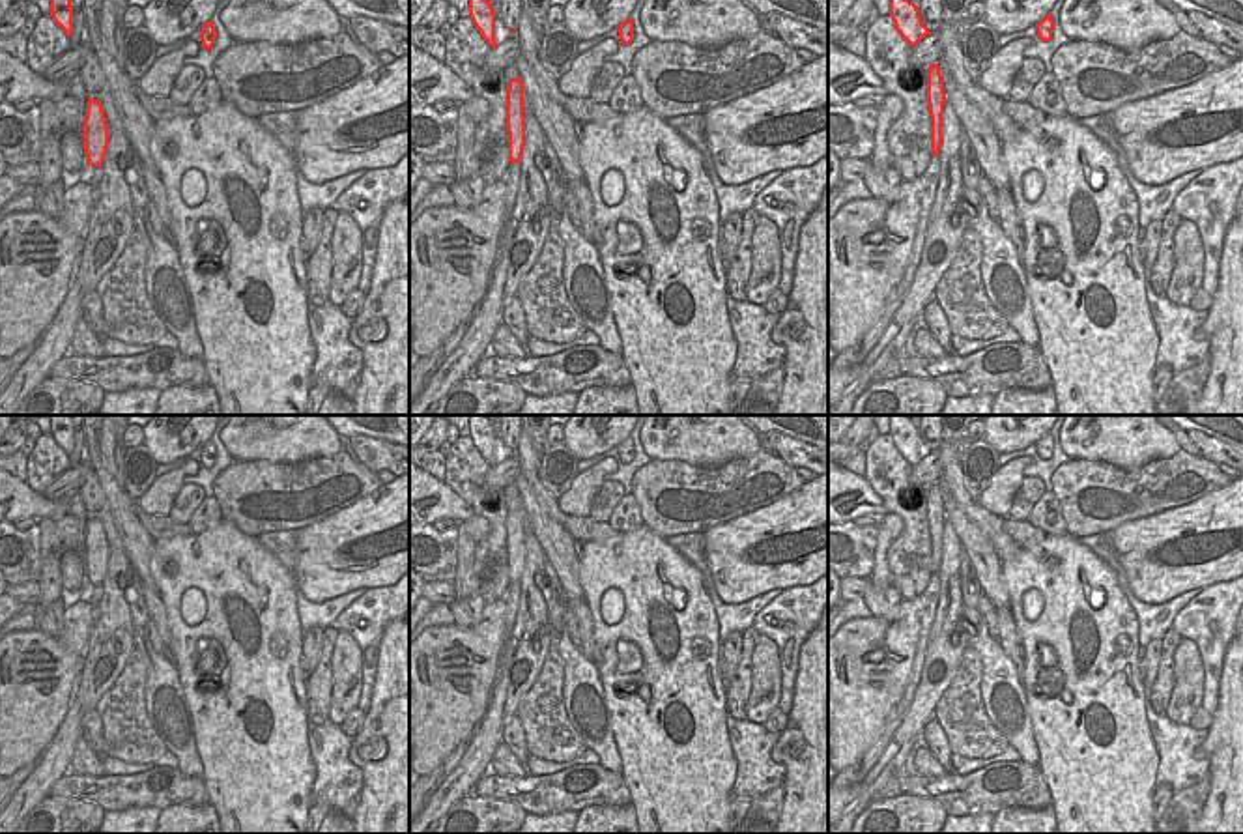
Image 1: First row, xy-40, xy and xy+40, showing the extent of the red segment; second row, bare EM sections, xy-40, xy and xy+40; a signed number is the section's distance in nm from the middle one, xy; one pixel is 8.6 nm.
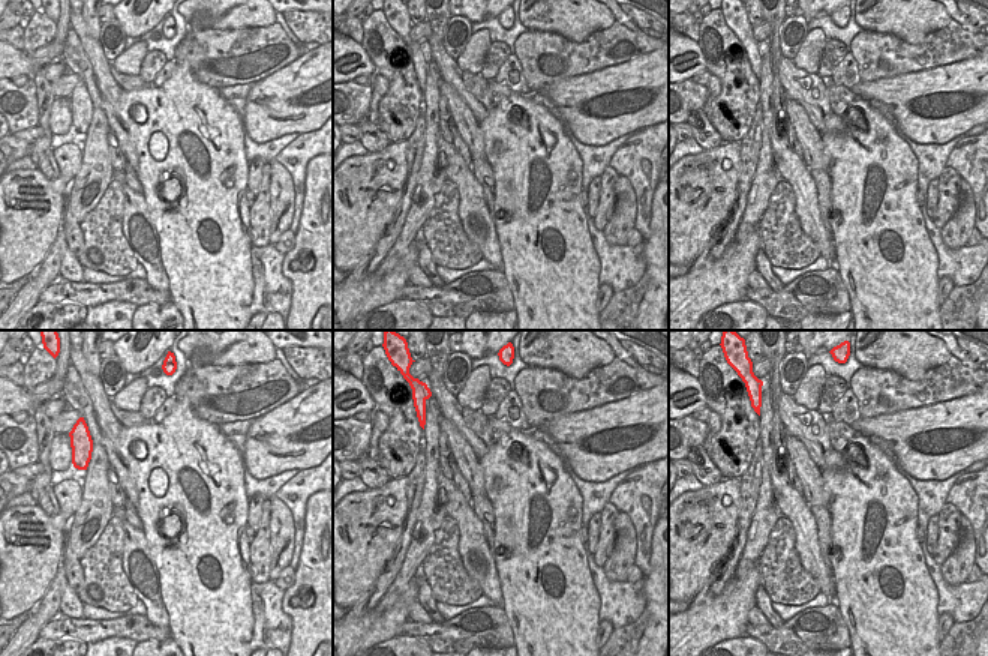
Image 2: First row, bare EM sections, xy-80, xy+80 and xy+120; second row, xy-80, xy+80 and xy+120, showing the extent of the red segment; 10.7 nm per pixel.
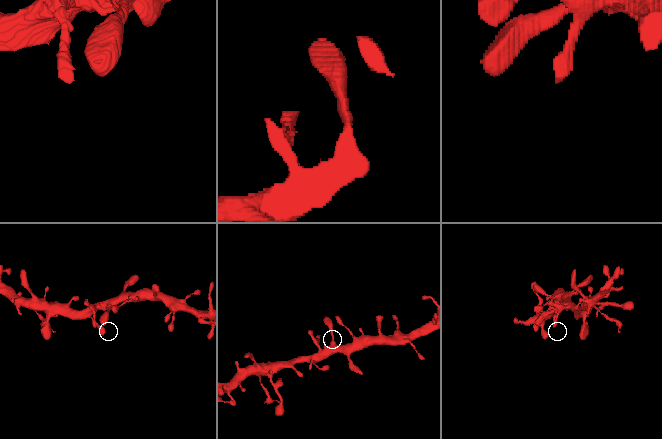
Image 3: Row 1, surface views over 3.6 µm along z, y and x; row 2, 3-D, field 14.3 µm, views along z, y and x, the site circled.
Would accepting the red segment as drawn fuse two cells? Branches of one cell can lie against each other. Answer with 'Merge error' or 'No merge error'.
No merge error.

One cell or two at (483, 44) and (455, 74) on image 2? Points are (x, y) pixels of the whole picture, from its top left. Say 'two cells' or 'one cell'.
two cells

